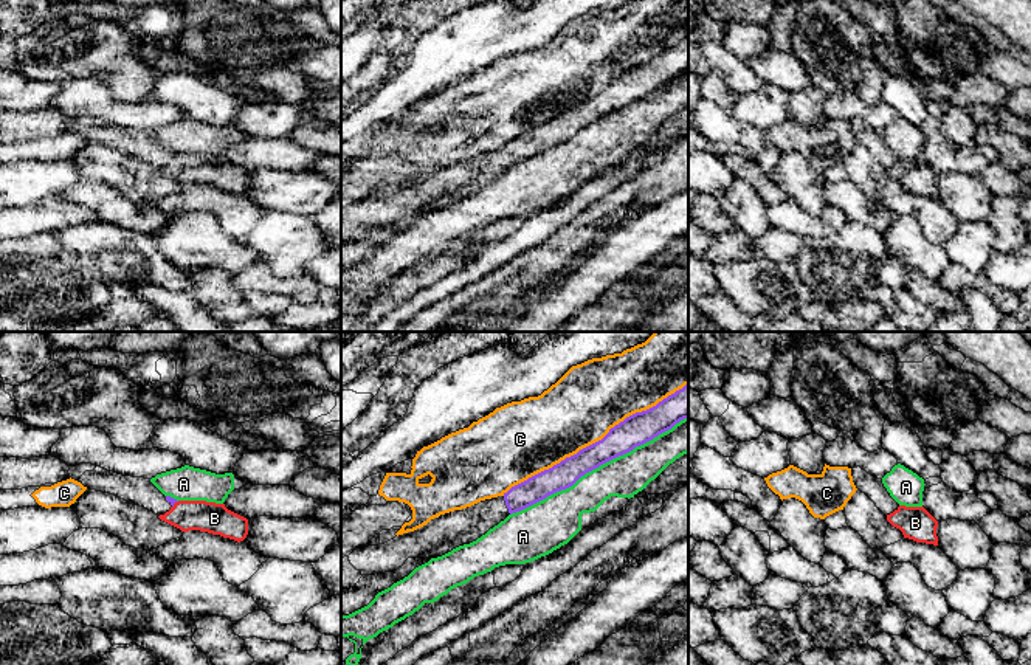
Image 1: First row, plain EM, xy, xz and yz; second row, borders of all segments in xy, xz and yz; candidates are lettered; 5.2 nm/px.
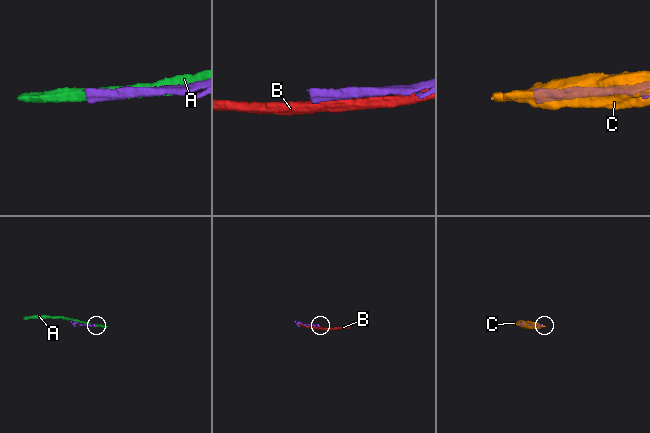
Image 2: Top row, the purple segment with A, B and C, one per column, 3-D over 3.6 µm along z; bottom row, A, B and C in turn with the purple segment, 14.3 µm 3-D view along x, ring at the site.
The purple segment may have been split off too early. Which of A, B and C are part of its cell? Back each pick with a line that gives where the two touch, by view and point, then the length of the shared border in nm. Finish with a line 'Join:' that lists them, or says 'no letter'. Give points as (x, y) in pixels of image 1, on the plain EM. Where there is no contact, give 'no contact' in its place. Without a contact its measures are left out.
Join: no letter

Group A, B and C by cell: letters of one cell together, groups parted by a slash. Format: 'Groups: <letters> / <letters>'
Groups: A / B / C

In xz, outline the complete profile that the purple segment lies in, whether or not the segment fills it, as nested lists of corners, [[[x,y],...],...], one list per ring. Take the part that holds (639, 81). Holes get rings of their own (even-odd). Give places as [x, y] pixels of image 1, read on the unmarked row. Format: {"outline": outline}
{"outline": [[[688,37],[656,59],[626,70],[602,93],[512,140],[502,149],[440,167],[384,197],[353,203],[341,211],[341,242],[353,240],[363,228],[394,225],[408,211],[431,212],[470,197],[509,167],[572,140],[586,126],[653,93],[684,71],[688,71]]]}

